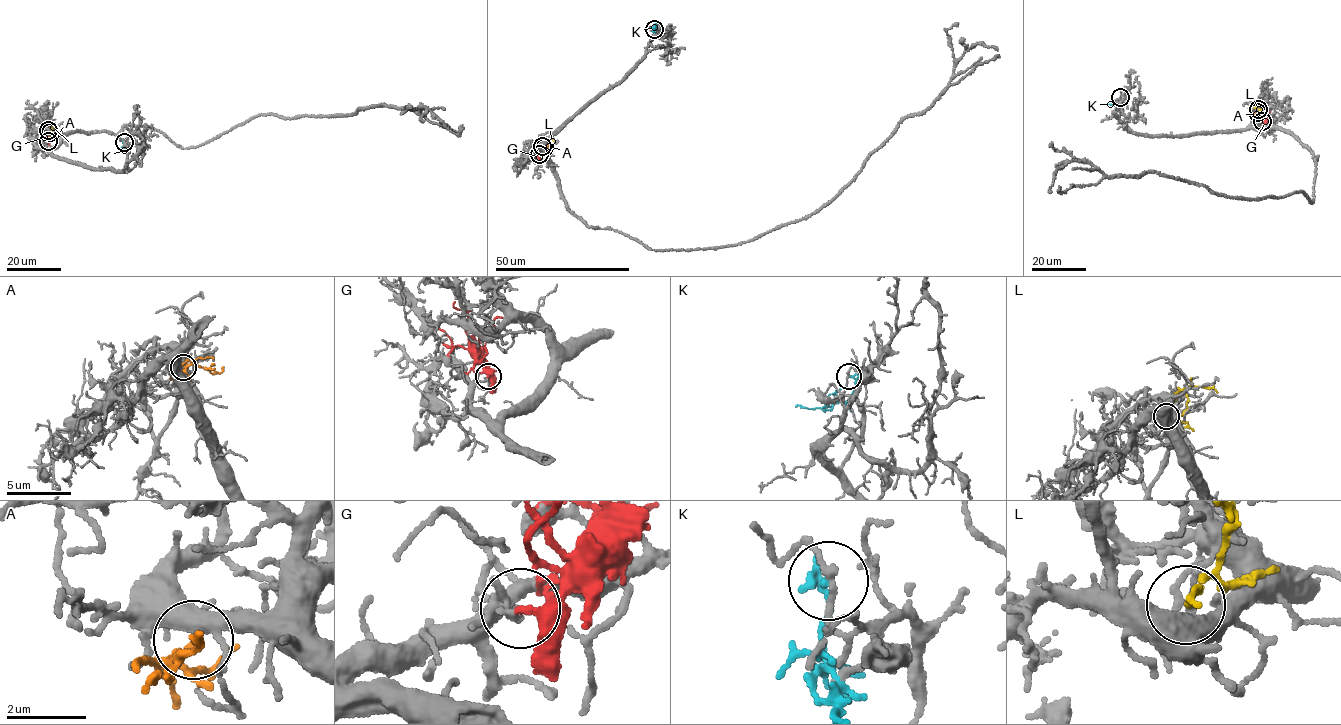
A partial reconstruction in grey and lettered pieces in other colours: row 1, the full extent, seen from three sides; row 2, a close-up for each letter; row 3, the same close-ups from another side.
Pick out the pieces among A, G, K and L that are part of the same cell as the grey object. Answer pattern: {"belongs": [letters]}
{"belongs": ["A"]}

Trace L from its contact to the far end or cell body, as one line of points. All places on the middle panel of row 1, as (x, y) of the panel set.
L: (542, 146), (545, 141), (554, 142)

